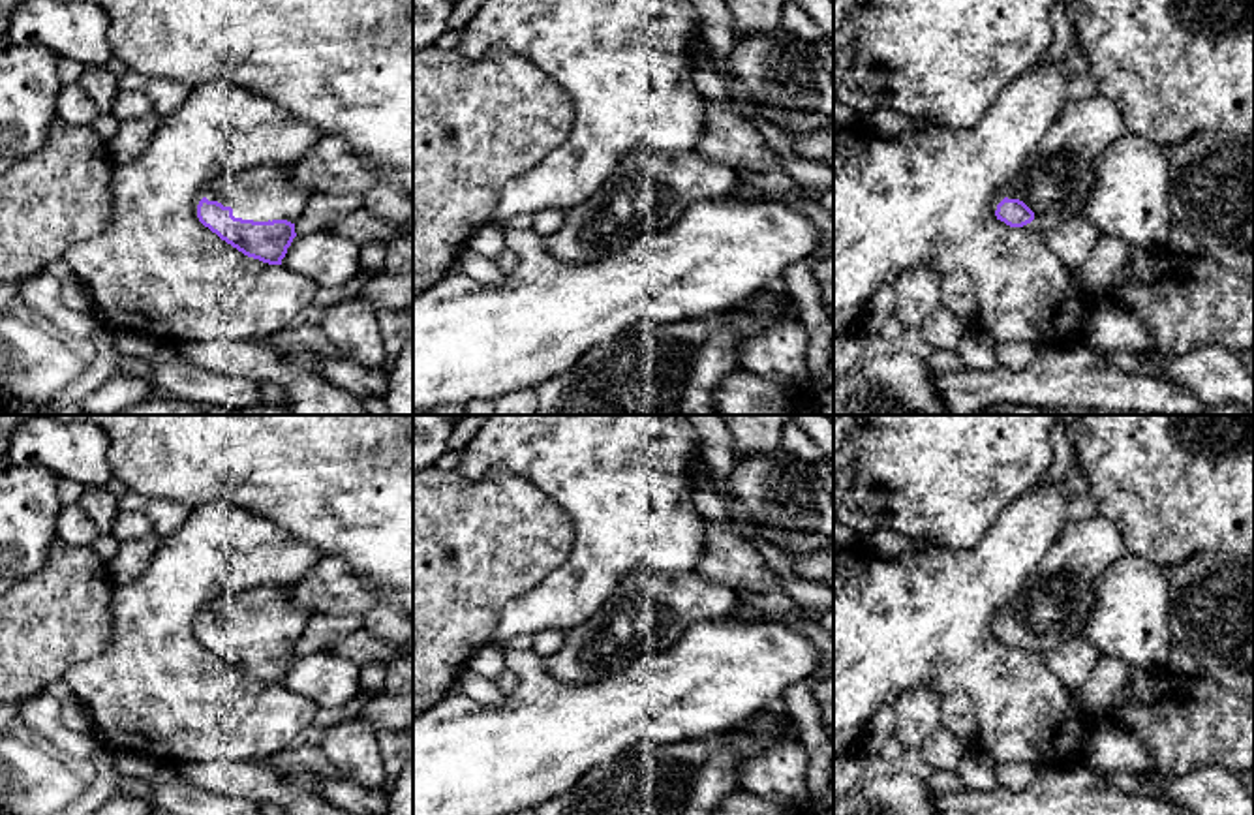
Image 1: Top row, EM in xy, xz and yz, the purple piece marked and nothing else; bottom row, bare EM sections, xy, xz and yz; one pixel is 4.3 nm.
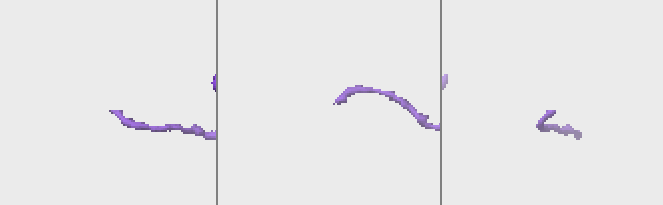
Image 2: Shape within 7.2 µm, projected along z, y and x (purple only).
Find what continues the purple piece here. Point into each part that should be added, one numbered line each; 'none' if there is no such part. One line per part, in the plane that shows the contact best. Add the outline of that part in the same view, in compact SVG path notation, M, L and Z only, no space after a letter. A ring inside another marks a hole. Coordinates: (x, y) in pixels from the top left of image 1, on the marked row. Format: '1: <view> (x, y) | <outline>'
1: xy (259, 194) | M263 165L222 175L203 186L193 199L195 212L203 197L231 207L235 218L253 222L287 220L295 223L312 195L293 182L293 169Z

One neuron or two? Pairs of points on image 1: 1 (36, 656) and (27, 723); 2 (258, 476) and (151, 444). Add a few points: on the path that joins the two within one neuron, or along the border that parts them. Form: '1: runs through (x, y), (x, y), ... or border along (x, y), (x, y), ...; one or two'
1: border along (44, 690), (19, 705); two
2: runs through (233, 449), (177, 447); one

